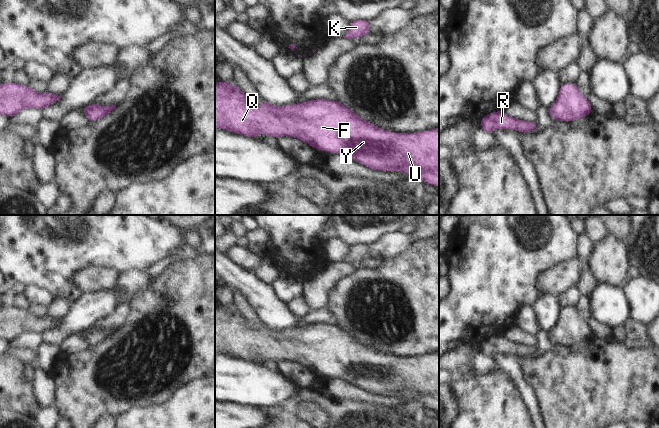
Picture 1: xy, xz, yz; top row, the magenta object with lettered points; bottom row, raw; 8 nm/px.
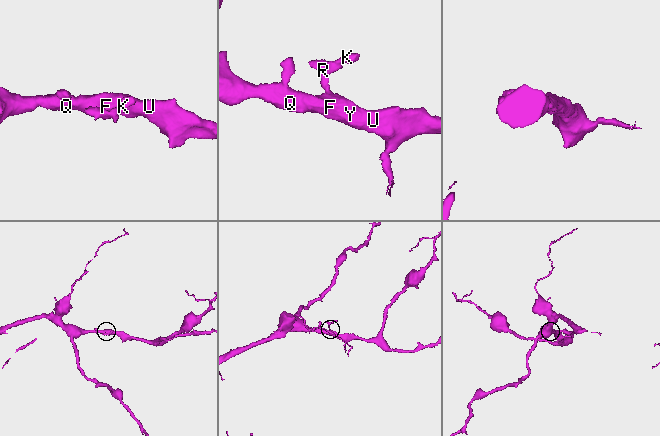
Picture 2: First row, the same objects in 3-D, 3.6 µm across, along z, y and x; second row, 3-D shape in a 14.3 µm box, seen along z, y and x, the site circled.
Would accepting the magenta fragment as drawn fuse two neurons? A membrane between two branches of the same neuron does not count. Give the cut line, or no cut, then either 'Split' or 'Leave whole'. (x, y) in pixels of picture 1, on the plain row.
No split. Leave whole.

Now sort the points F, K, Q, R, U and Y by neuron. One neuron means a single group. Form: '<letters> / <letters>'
F K Q R U Y

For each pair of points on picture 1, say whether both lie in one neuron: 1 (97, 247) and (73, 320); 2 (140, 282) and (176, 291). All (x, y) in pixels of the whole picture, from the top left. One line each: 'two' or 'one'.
1: two
2: two

